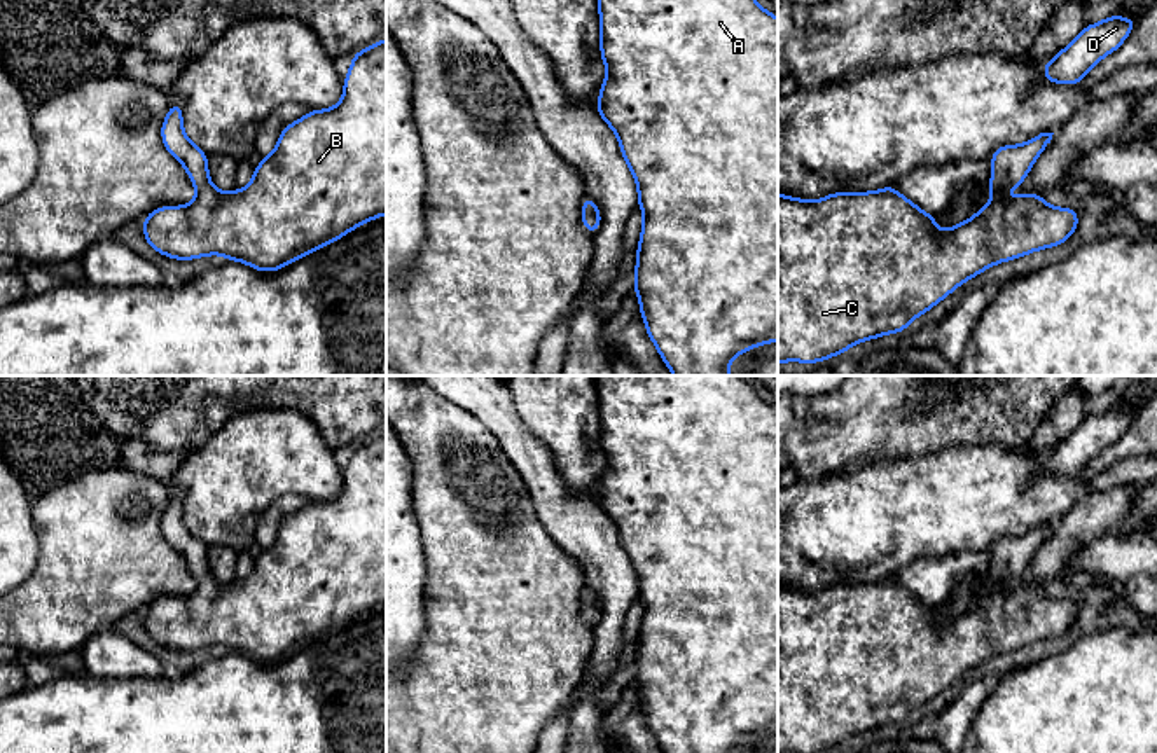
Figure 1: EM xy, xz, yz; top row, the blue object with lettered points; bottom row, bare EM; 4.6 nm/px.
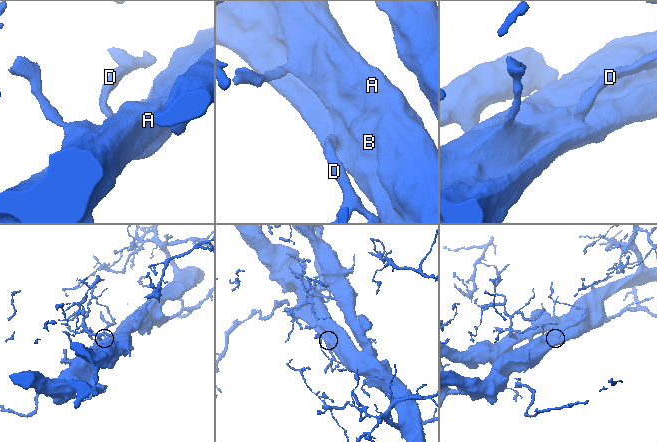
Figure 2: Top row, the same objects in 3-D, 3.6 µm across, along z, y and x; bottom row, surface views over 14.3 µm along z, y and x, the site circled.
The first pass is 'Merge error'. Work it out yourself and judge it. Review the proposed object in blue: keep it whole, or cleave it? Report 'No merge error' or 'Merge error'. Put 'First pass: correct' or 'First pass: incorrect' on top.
First pass: incorrect
No merge error

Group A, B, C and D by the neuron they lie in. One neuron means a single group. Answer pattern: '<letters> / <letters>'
A B C D

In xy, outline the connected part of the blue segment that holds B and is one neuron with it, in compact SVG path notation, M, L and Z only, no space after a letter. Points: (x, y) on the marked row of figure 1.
M386 38L357 52L343 79L341 101L329 110L311 110L288 124L271 155L264 157L241 190L220 192L208 175L208 155L184 133L182 103L170 105L161 126L166 150L182 162L197 194L187 206L159 206L143 218L143 234L152 250L177 260L224 255L245 262L255 271L278 271L290 262L327 246L365 222L386 215Z

